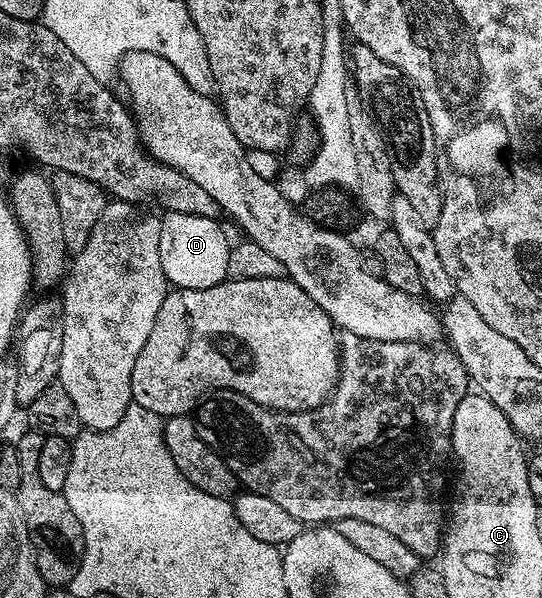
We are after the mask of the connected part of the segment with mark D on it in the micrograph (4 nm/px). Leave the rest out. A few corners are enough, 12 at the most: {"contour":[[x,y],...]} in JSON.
{"contour":[[167,211],[160,265],[175,288],[227,279],[218,219]]}

